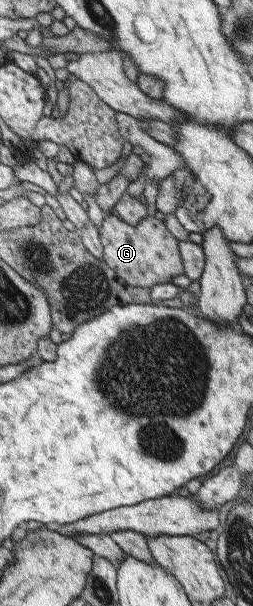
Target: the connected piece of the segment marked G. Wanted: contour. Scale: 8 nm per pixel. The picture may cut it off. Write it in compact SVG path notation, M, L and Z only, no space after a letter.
M114 213L103 215L98 239L102 247L102 261L107 268L126 284L149 288L156 284L166 284L171 278L182 274L182 265L176 249L176 239L168 233L168 228L154 216L144 216L136 225L128 224Z

